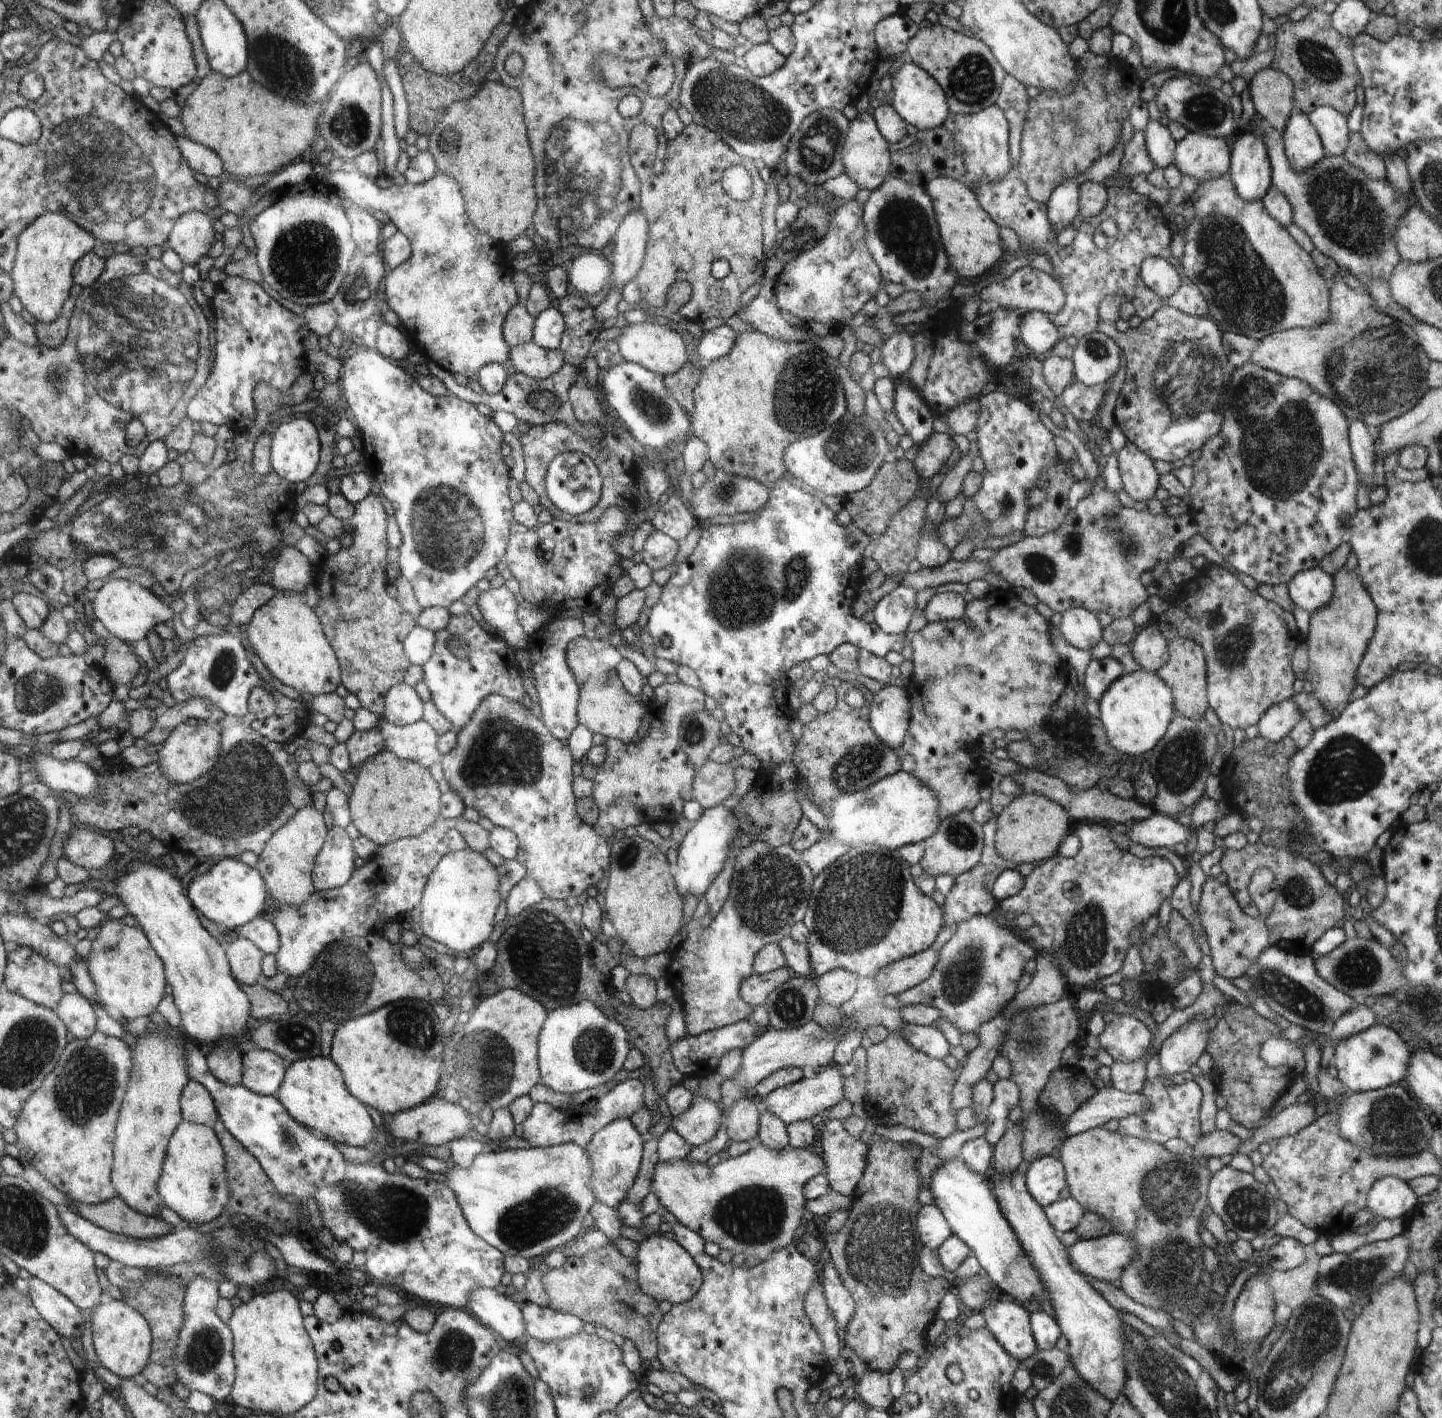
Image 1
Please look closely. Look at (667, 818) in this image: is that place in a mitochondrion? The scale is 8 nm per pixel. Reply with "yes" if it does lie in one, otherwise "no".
no

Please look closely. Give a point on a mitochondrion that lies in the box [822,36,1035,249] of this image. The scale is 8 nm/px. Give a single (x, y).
(972, 81)

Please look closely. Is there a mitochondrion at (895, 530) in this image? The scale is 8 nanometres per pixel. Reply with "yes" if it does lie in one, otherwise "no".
no

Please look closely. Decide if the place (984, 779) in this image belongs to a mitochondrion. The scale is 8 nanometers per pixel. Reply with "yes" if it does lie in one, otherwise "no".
no

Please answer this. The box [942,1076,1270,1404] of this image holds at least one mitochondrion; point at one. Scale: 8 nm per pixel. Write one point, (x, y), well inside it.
(1170, 1189)

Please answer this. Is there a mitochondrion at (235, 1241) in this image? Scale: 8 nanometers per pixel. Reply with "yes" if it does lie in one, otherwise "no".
yes

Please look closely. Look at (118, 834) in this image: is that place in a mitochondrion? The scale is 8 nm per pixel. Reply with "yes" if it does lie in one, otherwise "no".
no

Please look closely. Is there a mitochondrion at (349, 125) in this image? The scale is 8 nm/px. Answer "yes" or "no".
yes

